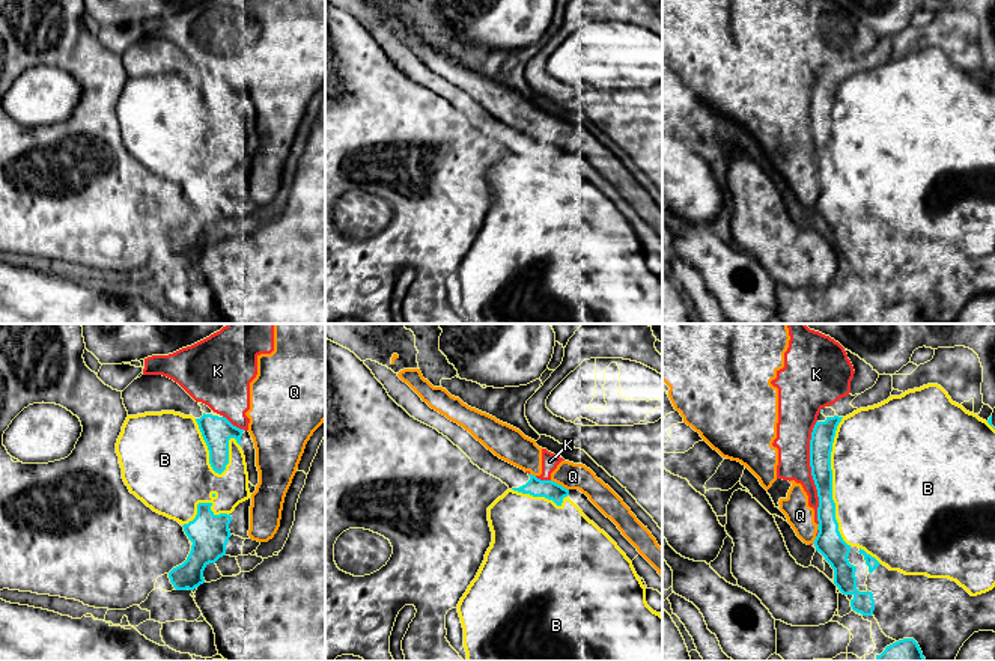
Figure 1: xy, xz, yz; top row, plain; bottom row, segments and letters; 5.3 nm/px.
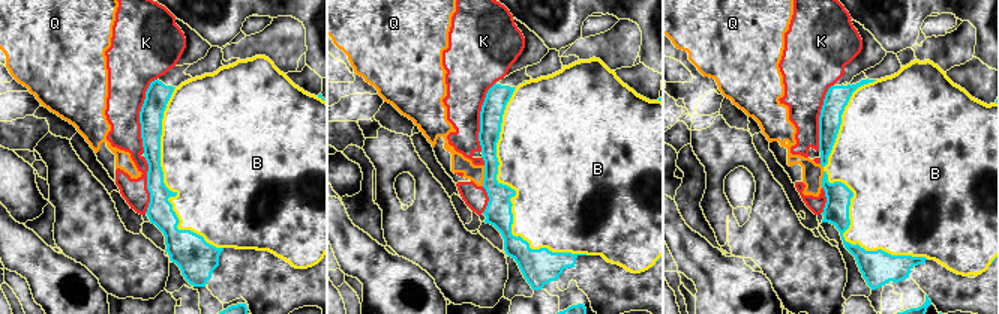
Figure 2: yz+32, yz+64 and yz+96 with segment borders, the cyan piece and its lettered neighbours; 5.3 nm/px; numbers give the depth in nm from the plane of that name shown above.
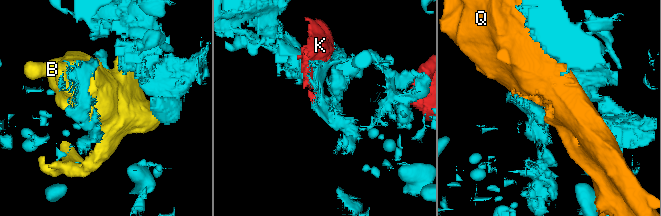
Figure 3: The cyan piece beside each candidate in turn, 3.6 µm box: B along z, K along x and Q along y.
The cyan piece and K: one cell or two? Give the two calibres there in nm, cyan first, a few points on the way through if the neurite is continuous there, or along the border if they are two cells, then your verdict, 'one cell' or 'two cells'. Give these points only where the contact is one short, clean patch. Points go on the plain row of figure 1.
130/190 nm | two cells

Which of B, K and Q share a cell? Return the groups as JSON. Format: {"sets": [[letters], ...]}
{"sets": [["B"], ["K", "Q"]]}

